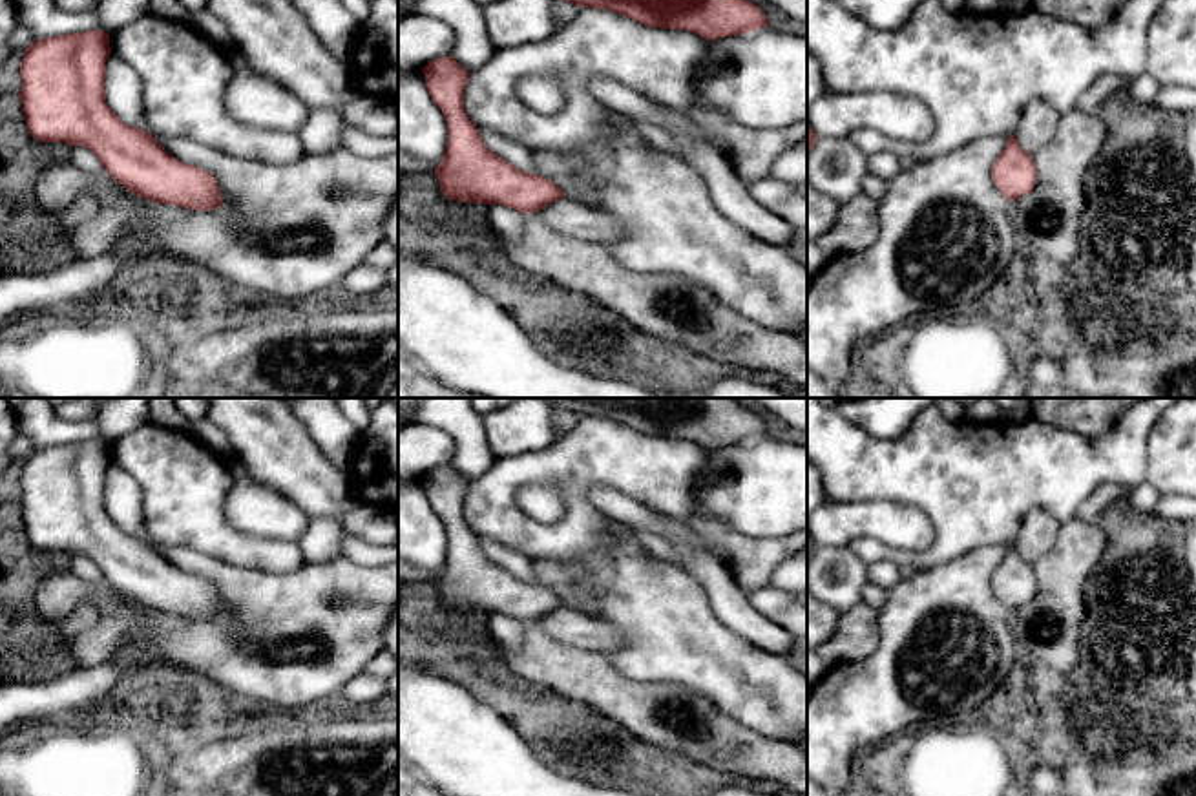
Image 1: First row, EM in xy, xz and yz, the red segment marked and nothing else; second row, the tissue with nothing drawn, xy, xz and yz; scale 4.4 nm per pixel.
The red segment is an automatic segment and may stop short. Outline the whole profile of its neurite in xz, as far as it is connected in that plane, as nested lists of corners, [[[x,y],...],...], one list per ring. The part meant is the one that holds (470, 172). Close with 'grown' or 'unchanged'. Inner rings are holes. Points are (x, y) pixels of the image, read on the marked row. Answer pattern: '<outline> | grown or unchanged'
[[[451,55],[422,68],[425,88],[447,122],[447,146],[435,173],[451,201],[537,212],[555,230],[593,243],[617,237],[617,223],[593,204],[566,195],[553,181],[526,173],[493,153],[464,110],[469,75]]] | grown

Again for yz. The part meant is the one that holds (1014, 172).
[[[1030,102],[1021,122],[997,157],[991,168],[991,179],[1008,201],[1030,194],[1037,181],[1033,155],[1050,142],[1059,117],[1044,102]]] | grown

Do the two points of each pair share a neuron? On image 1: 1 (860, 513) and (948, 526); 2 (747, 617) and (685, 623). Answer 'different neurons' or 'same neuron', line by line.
1: different neurons
2: different neurons

